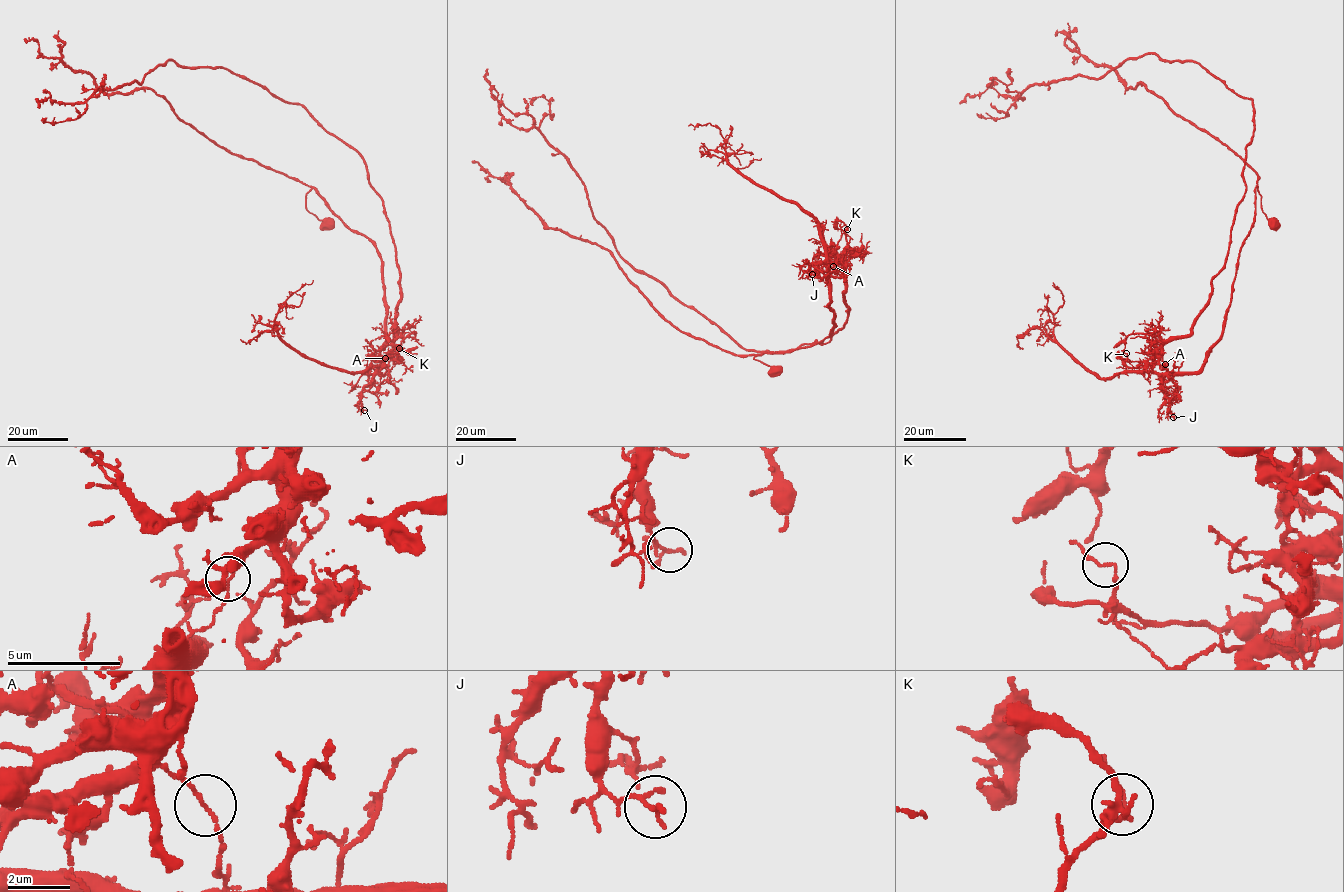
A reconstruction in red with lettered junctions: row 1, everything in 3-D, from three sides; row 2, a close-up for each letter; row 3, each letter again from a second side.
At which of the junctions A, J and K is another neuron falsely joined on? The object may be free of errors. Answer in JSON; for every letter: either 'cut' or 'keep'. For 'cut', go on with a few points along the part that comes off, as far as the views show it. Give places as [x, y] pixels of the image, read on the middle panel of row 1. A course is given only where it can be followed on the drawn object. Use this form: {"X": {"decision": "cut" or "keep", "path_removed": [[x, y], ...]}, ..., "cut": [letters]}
{"A": {"decision": "cut", "path_removed": [[833, 266], [848, 317], [825, 343], [741, 348], [619, 254], [570, 162], [504, 117], [488, 69]]}, "J": {"decision": "keep"}, "K": {"decision": "keep"}, "cut": ["A"]}

